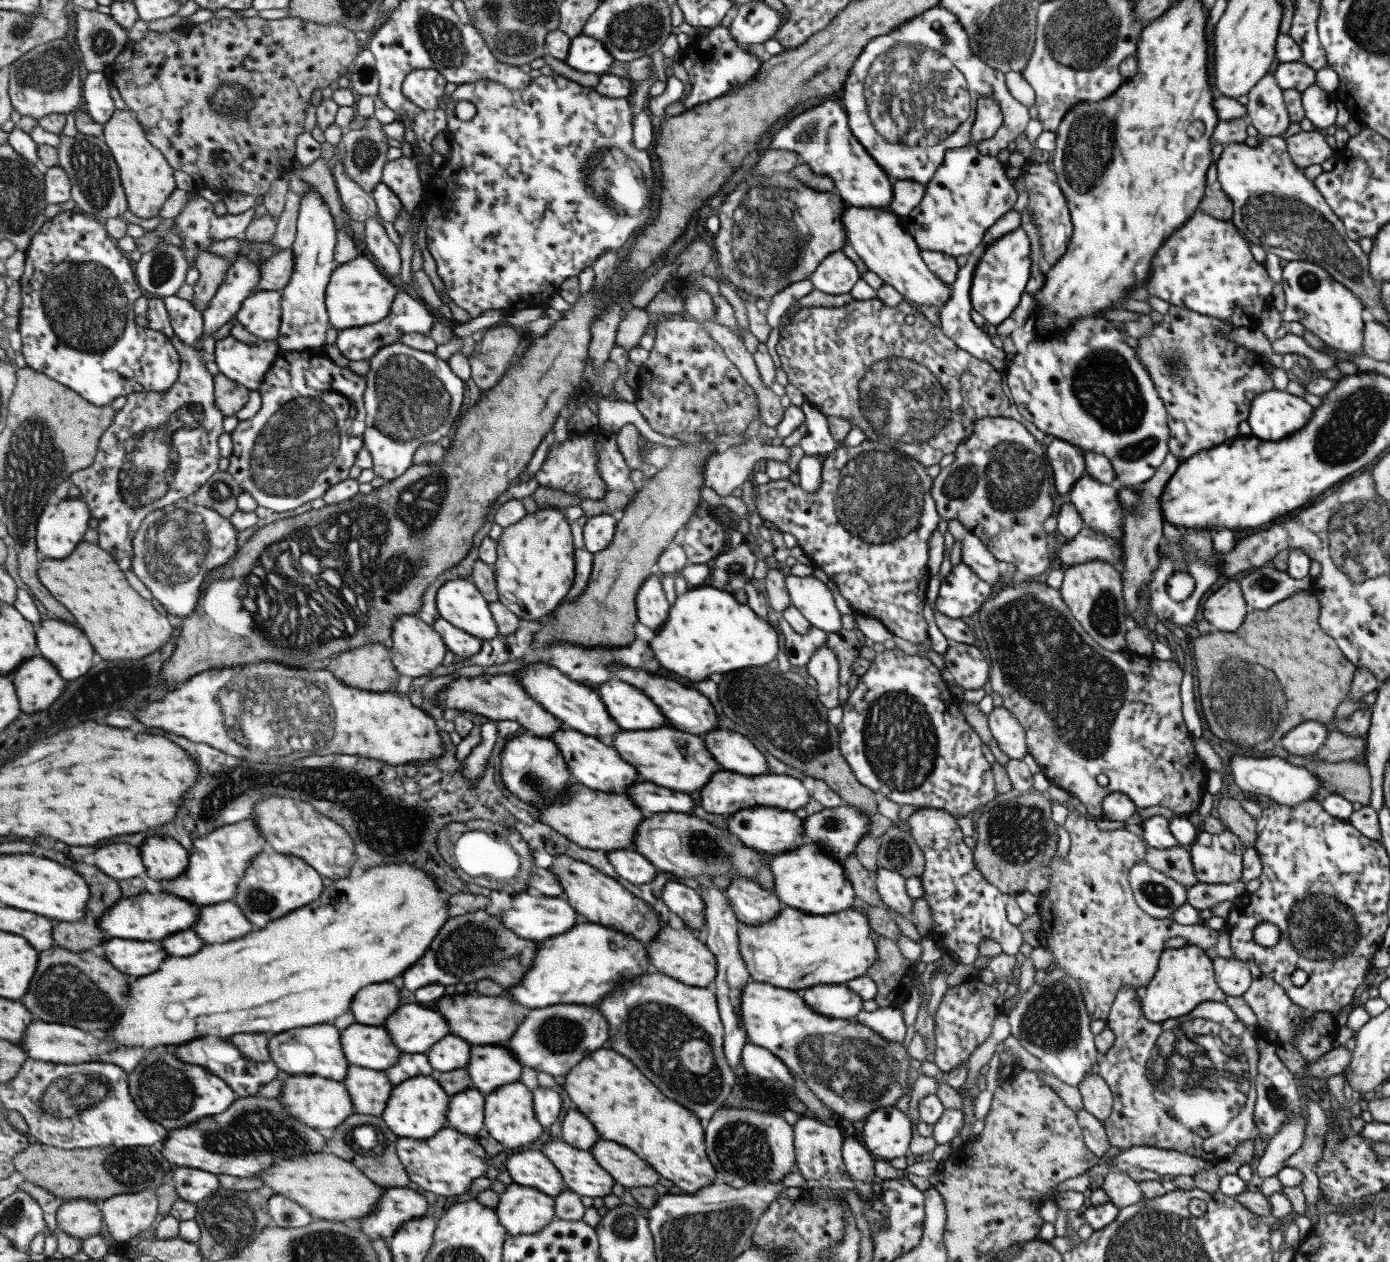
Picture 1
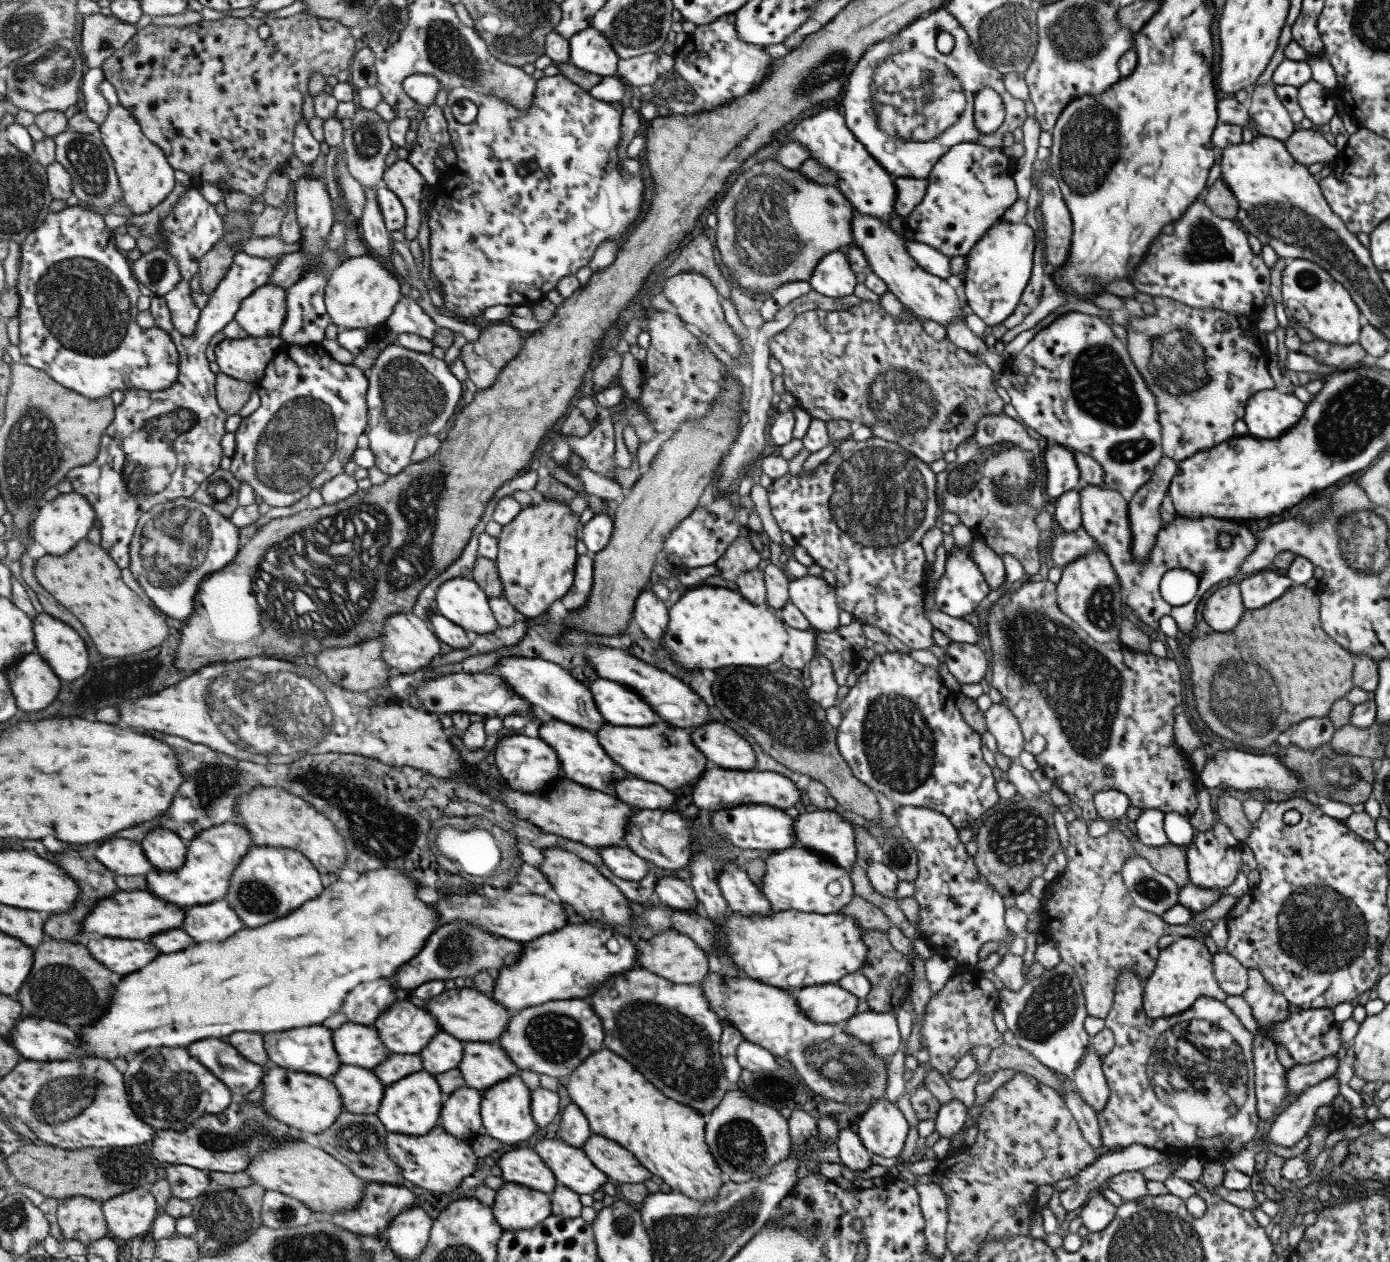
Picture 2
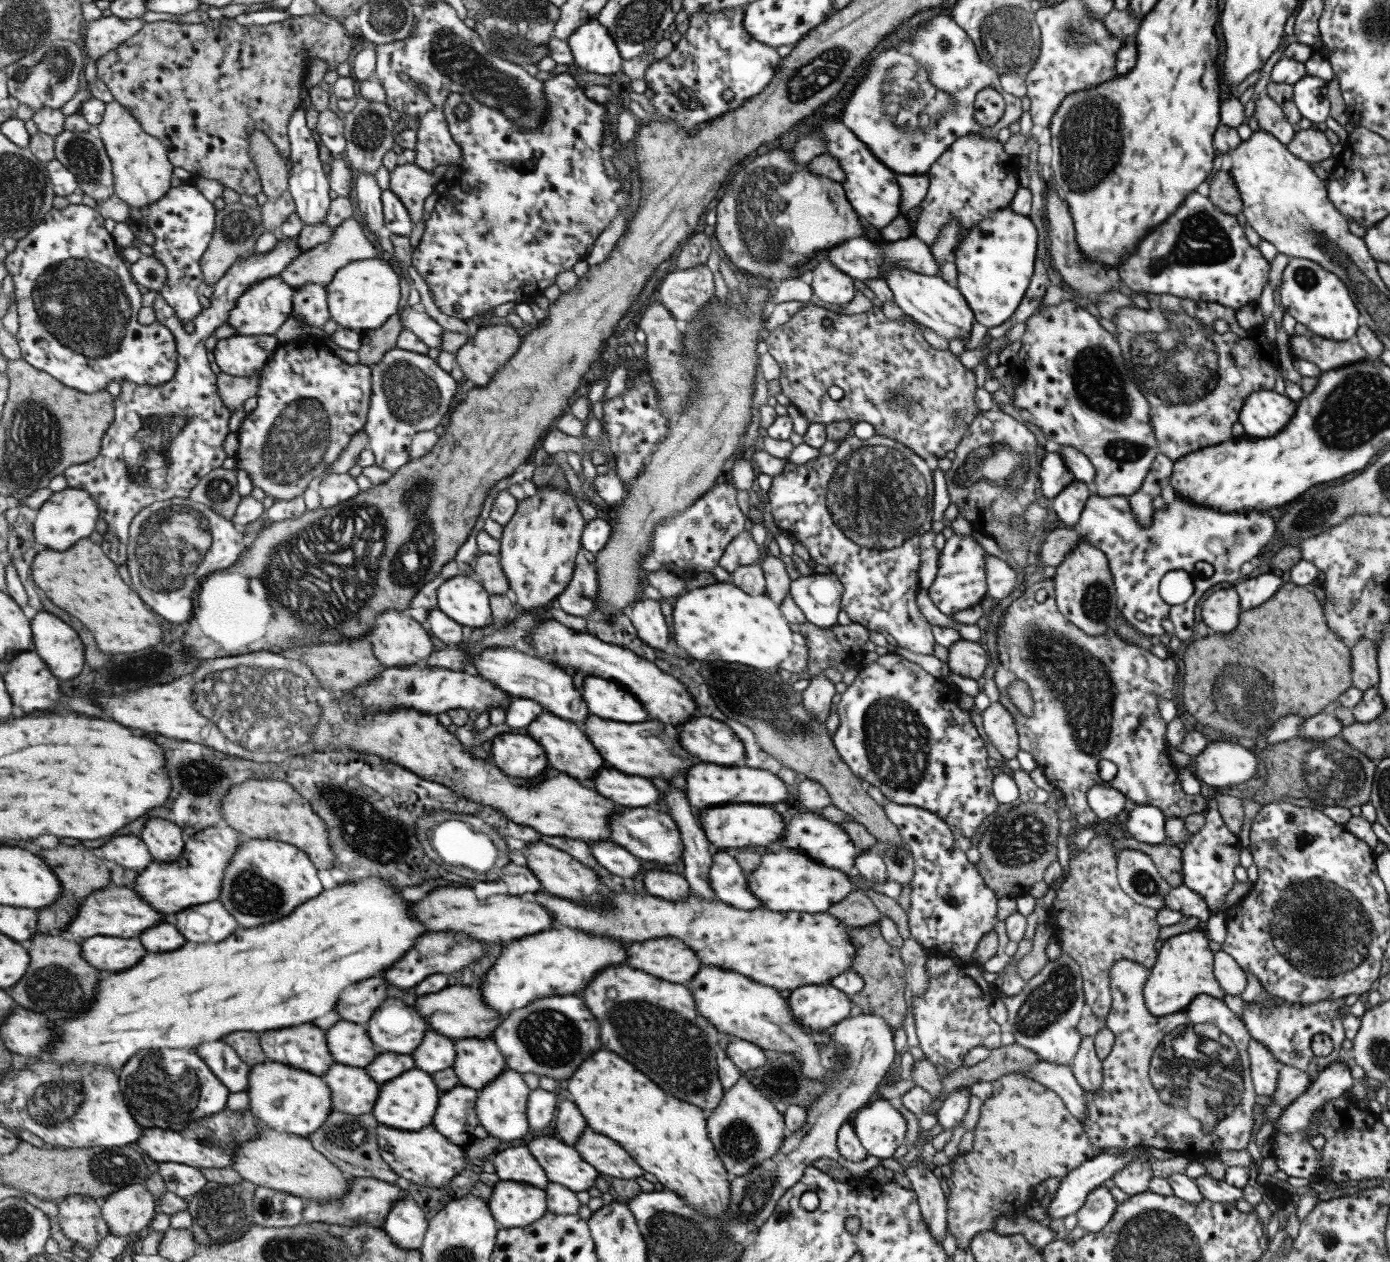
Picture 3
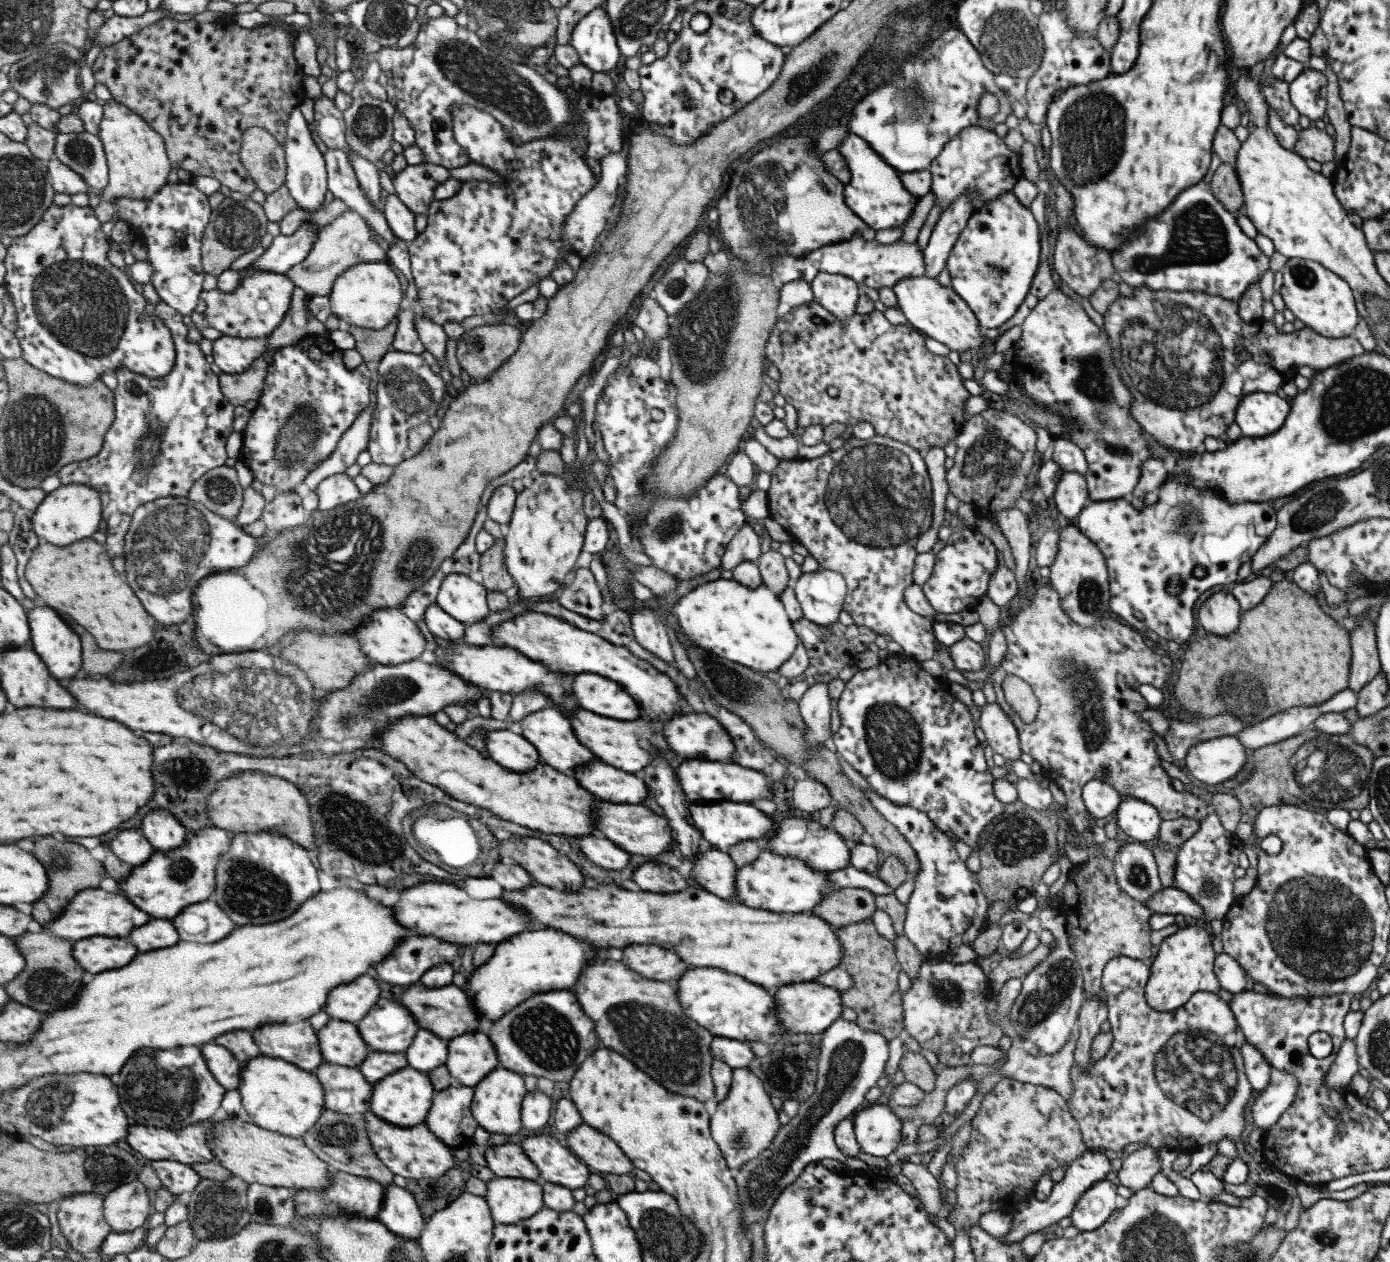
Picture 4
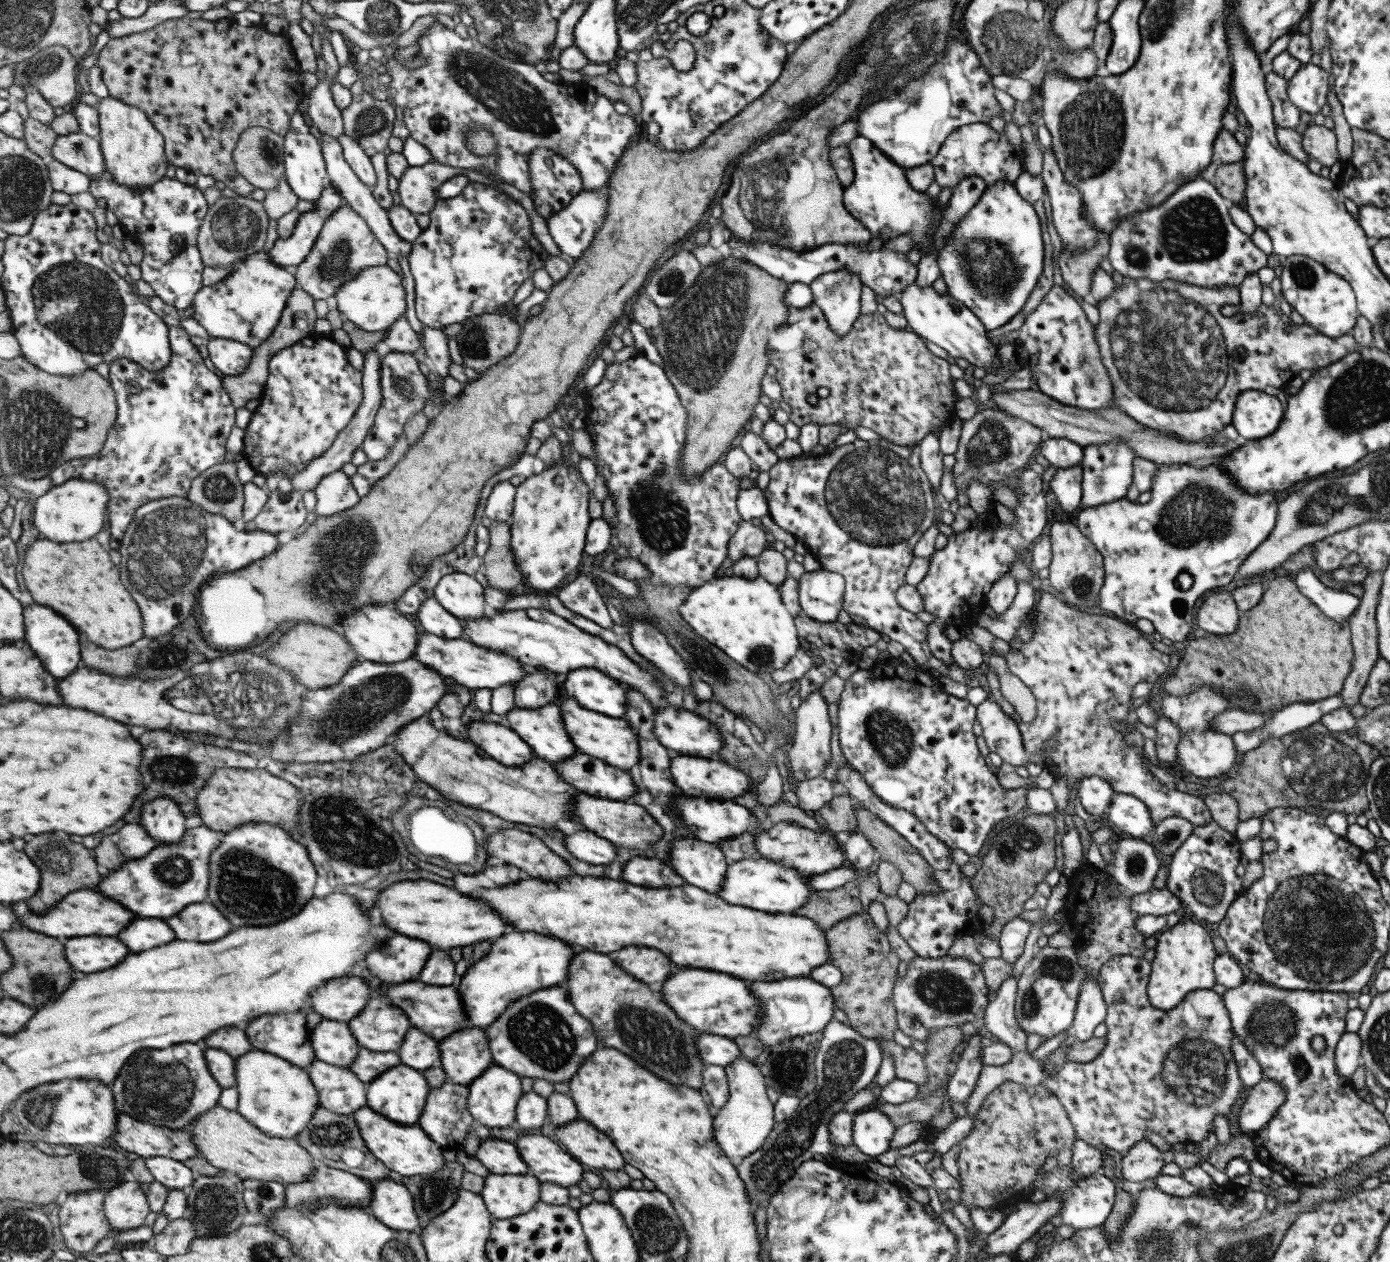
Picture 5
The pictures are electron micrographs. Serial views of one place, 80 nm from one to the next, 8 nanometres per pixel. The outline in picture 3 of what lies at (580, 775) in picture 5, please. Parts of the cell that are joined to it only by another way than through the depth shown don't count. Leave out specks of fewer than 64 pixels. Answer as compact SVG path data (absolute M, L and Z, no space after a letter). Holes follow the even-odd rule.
M612 767L603 768L603 772L599 772L590 786L599 790L603 796L611 798L616 806L647 807L659 800L659 792L649 780L639 776L627 776Z

